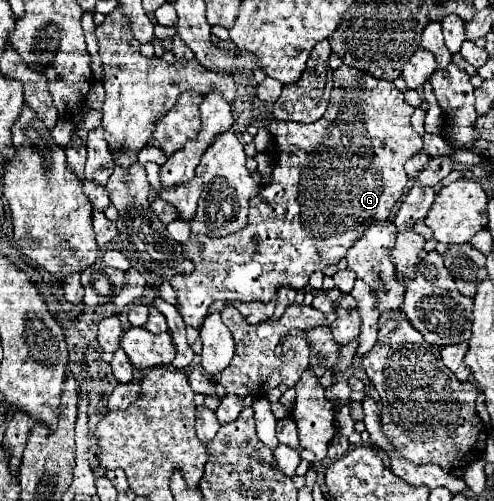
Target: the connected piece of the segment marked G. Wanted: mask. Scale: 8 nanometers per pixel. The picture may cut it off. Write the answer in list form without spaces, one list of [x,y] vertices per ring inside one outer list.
[[[341,65],[333,73],[333,79],[335,95],[327,105],[325,117],[309,125],[281,123],[275,119],[267,125],[281,151],[275,155],[271,185],[263,187],[261,193],[251,199],[249,223],[245,229],[223,239],[207,239],[191,233],[185,245],[181,245],[185,259],[193,261],[195,269],[187,275],[175,275],[169,283],[175,289],[185,325],[199,327],[207,309],[217,299],[265,303],[277,293],[279,285],[291,285],[293,289],[305,287],[313,271],[339,263],[355,239],[359,239],[373,221],[391,217],[393,207],[403,197],[407,185],[403,165],[423,147],[421,137],[409,123],[415,109],[391,81],[373,79],[373,75],[365,75],[353,67]]]

